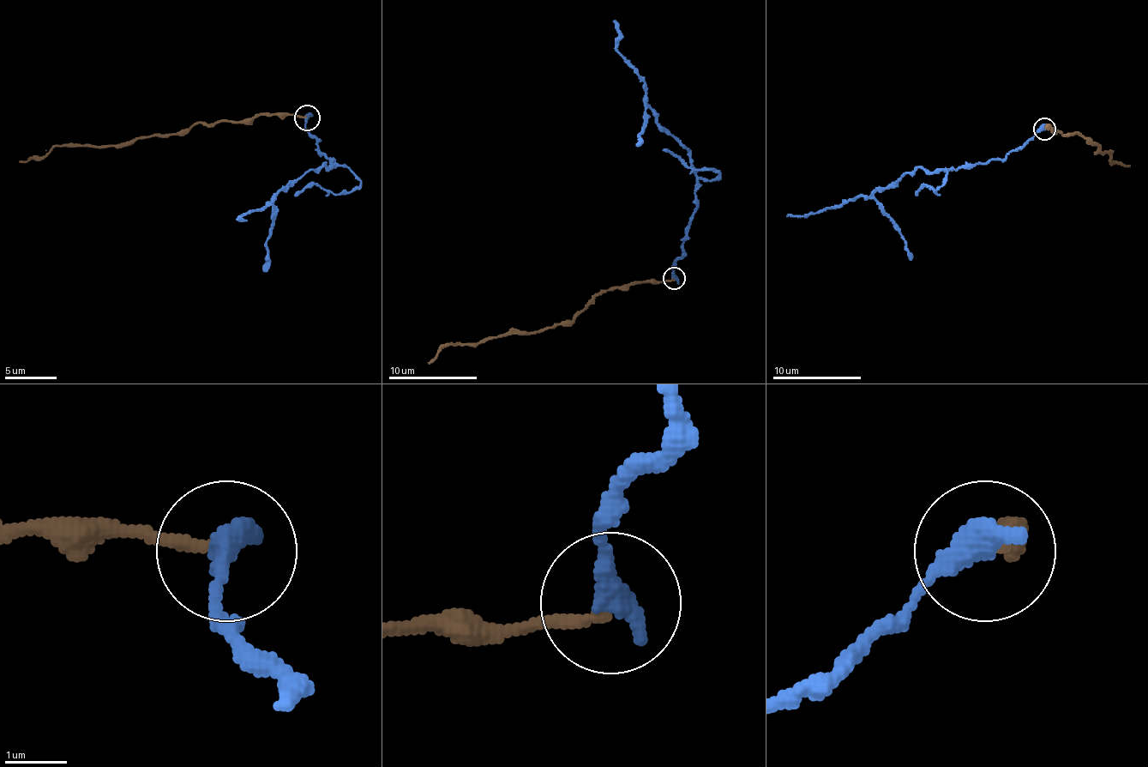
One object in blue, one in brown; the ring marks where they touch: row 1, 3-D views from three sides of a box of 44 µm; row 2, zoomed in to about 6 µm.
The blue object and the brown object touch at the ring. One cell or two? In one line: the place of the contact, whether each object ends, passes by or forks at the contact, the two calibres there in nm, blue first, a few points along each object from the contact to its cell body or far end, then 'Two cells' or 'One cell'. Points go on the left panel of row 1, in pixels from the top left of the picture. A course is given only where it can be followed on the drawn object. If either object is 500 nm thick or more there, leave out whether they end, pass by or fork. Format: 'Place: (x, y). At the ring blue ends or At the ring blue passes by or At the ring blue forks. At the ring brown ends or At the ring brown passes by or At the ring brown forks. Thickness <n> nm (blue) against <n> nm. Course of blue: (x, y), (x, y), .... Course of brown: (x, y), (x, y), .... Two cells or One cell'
Place: (307, 117). At the ring blue ends. At the ring brown ends. Thickness 440 nm (blue) against 190 nm. Course of blue: (308, 117), (305, 128), (333, 164), (328, 169), (321, 164), (268, 202), (240, 216), (243, 221), (235, 219). Course of brown: (308, 117), (255, 114), (248, 119), (193, 124), (185, 133), (102, 146), (56, 146), (45, 154), (19, 161). Two cells

